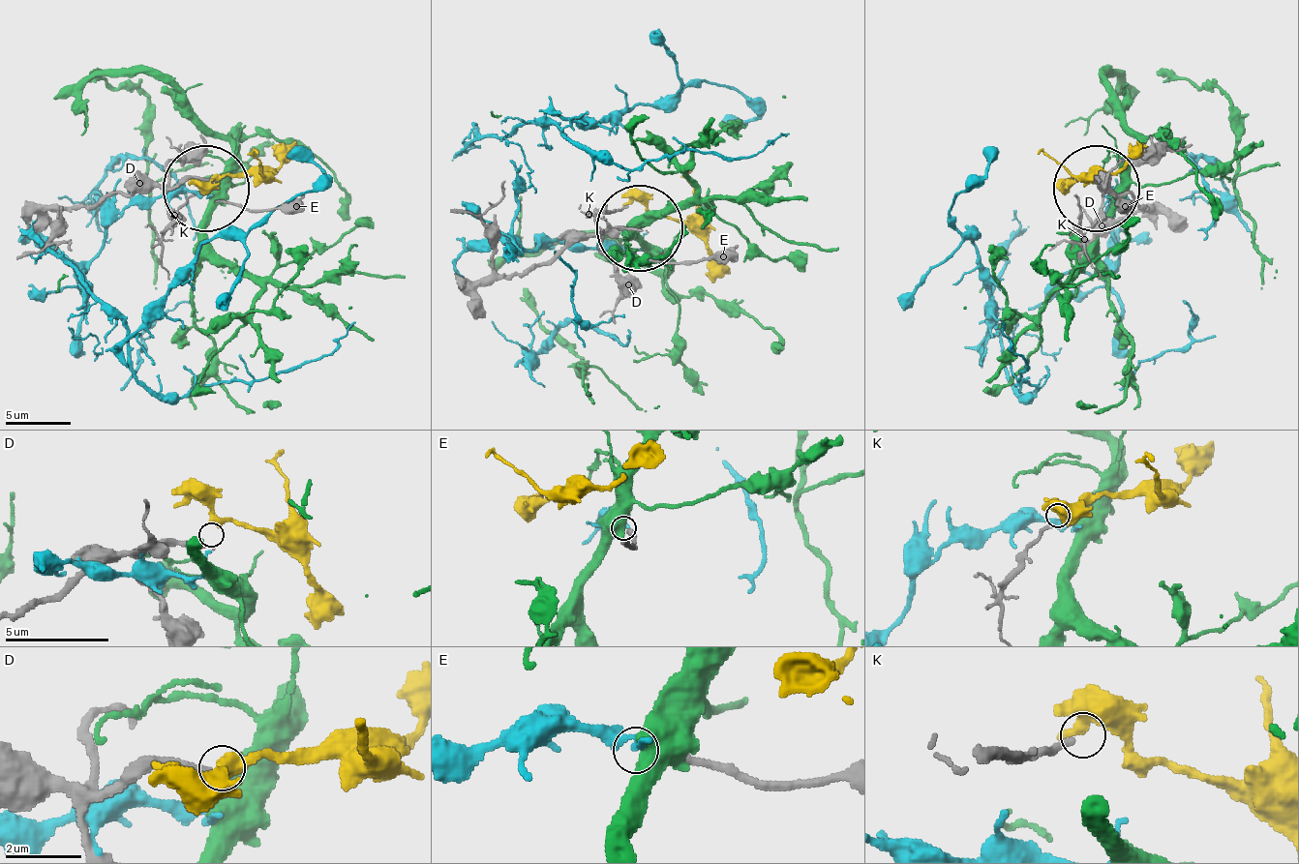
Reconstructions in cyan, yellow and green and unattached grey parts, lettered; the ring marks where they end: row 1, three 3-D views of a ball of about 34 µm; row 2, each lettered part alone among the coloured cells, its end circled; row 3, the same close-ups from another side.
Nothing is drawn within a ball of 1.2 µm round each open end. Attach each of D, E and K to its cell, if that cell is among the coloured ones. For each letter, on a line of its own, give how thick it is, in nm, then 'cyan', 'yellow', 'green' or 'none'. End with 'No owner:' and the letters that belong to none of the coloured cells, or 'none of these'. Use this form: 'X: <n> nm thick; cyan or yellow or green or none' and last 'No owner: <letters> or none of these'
D: 240 nm thick; yellow
E: 190 nm thick; cyan
K: 170 nm thick; none
No owner: K

